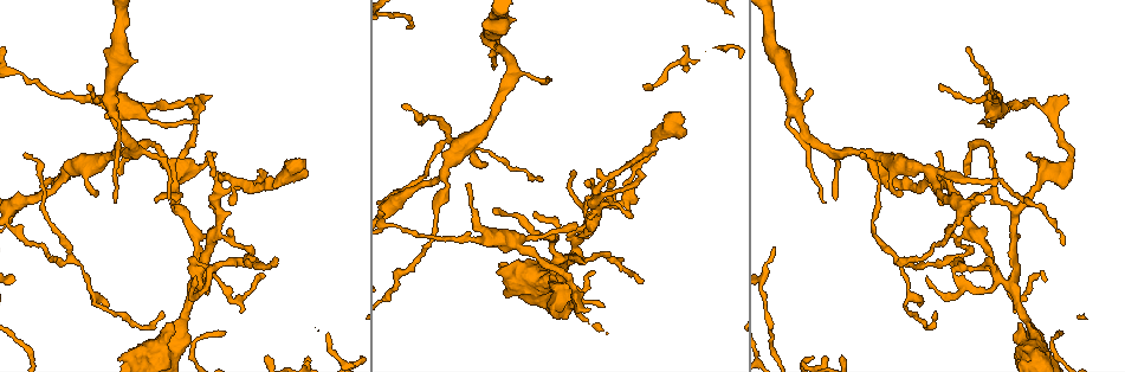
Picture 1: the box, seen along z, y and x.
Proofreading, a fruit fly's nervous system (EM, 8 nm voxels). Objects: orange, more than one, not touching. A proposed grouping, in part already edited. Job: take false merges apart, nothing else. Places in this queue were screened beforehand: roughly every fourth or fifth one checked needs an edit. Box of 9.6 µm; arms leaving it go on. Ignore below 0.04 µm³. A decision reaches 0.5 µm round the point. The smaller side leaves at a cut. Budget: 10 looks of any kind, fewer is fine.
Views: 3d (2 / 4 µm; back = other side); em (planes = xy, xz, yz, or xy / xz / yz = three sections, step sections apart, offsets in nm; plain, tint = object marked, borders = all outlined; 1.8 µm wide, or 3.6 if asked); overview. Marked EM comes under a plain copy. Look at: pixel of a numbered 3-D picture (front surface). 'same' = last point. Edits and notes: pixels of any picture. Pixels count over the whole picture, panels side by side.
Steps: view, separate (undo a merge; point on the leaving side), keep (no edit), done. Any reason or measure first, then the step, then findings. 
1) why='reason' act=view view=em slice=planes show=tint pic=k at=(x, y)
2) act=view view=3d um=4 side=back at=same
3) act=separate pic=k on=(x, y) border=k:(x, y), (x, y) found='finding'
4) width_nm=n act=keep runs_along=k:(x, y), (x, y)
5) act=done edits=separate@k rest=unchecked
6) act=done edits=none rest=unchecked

why='sudden change in width' act=view view=3d um=4 pic=1 at=(539, 269)

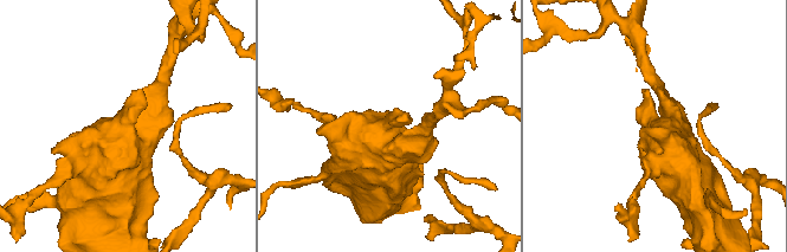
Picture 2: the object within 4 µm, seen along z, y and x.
why='need the tissue' act=view view=em um=3.6 slice=planes show=tint pic=2 at=(658, 135)

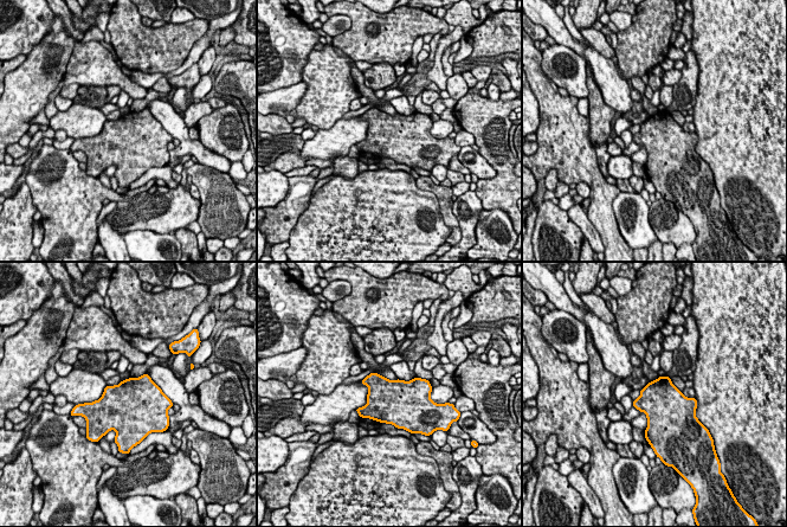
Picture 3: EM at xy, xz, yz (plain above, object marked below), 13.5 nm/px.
act=keep found='continuous, no second neuron'

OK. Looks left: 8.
why='side arm on a straight run' act=view view=3d um=2 pic=1 at=(1013, 285)

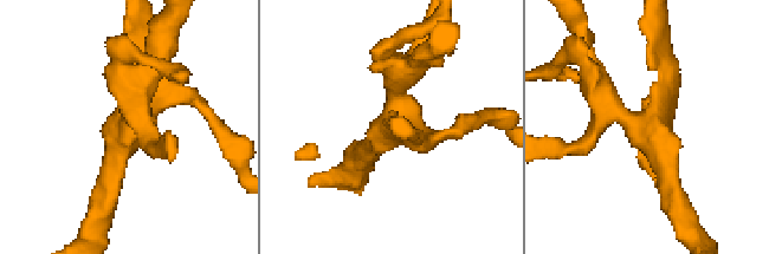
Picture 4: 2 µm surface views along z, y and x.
act=view view=em slice=yz step=8 show=tint pic=4 at=(132, 122)

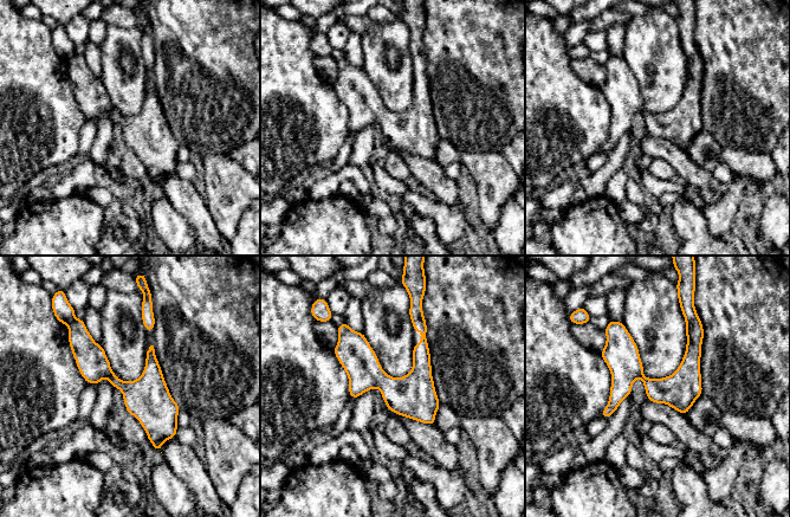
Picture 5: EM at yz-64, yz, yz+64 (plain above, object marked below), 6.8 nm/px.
act=keep runs_along=5:(84, 334), (84, 349), (157, 420), (157, 447) found='continuous, no second neuron'

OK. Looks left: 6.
why='abrupt turn' act=view view=em slice=xy step=16 show=tint pic=1 at=(253, 251)

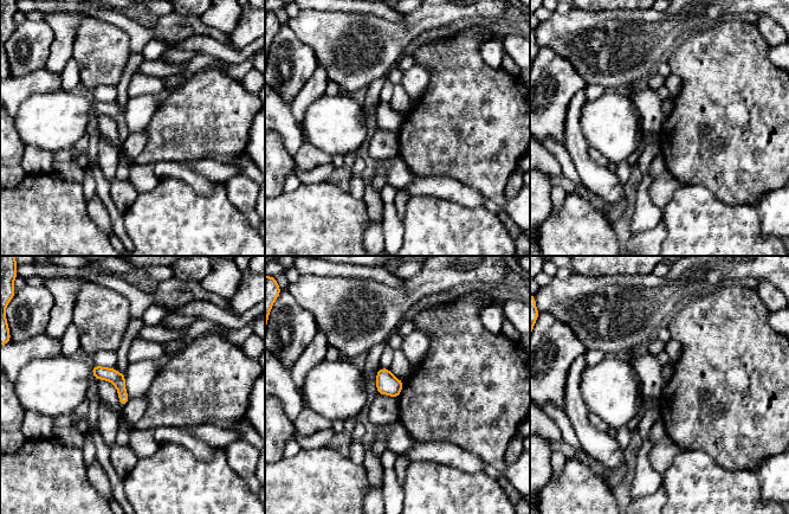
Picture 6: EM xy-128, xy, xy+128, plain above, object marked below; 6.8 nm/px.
why='cut it another way' act=view view=em slice=planes show=tint at=same

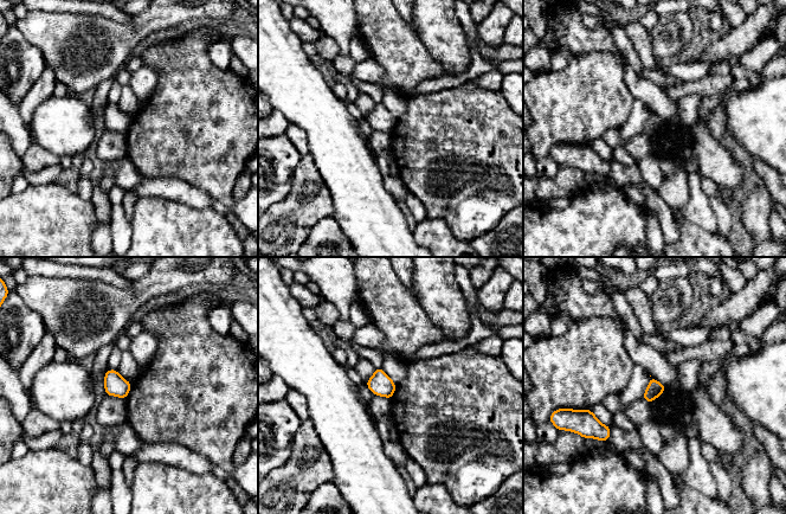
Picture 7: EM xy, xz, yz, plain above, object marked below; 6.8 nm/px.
act=keep found='all the same neuron'

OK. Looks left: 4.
why='sharp bend' act=view view=3d um=2 pic=1 at=(1046, 172)

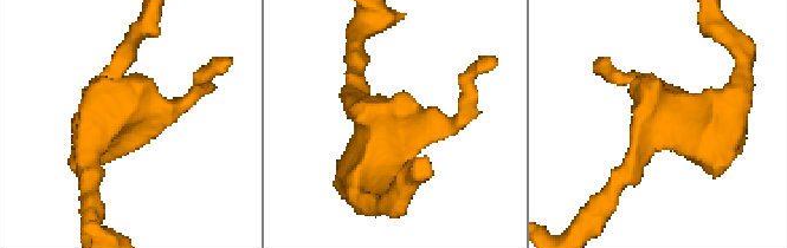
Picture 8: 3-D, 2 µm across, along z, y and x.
why='need the tissue' act=view view=em slice=planes show=tint pic=8 at=(372, 114)

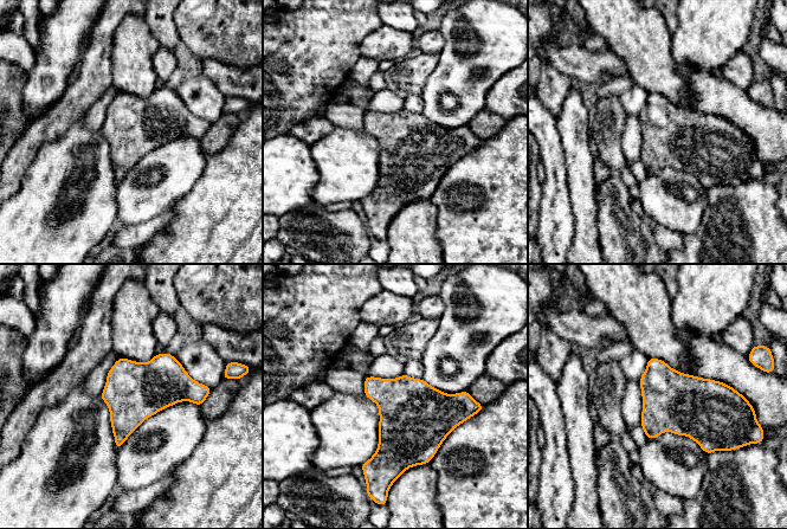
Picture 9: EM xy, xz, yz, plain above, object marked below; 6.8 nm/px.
width_nm=400 act=keep found='one neuron here'

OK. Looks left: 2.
act=done edits=none rest=unchecked

